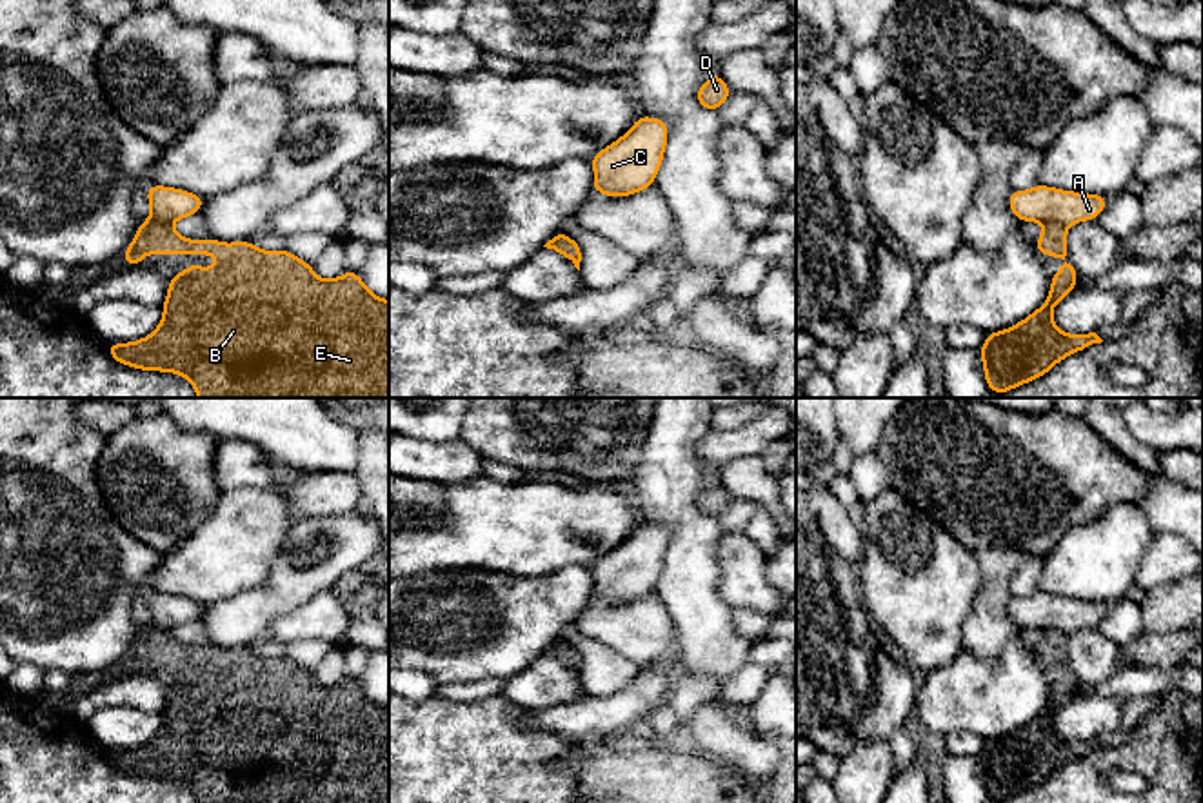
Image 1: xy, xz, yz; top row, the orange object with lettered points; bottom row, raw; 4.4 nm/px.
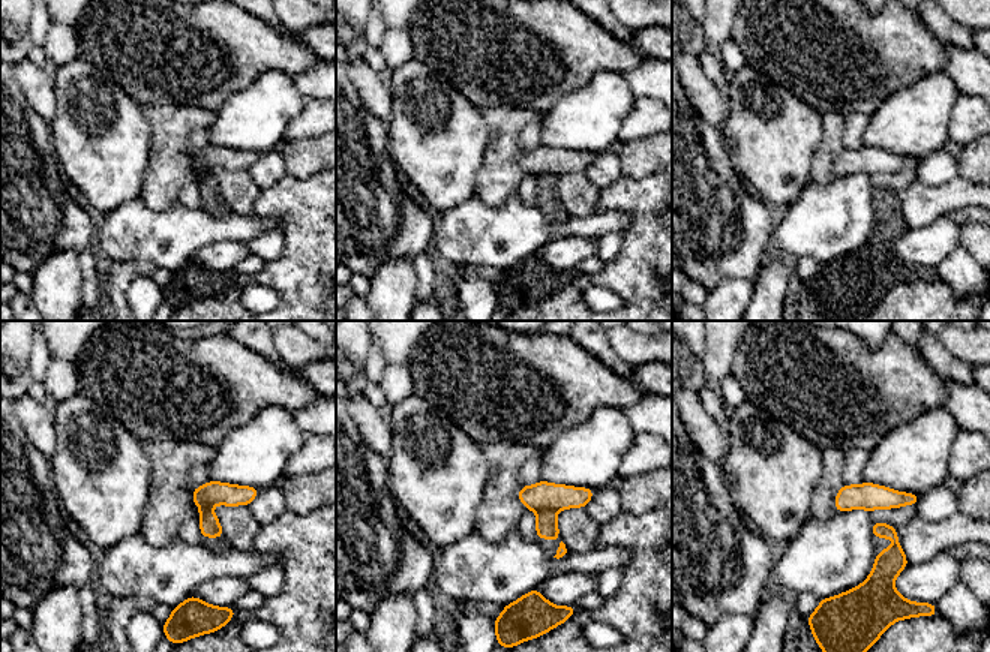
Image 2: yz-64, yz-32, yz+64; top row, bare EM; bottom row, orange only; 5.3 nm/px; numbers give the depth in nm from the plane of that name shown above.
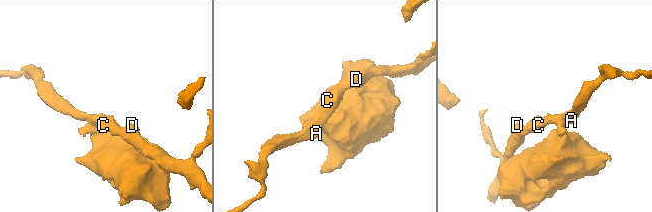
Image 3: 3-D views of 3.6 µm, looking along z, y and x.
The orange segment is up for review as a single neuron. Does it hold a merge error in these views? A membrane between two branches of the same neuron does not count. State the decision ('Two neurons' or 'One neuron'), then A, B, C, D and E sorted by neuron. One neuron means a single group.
Two neurons. Groups: A C D / B E

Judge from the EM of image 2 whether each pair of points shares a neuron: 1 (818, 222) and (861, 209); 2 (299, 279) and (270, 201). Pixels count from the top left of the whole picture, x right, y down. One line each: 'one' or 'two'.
1: one
2: one

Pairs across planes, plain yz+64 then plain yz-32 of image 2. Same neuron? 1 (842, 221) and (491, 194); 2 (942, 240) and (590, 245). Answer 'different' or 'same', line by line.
1: different
2: same

